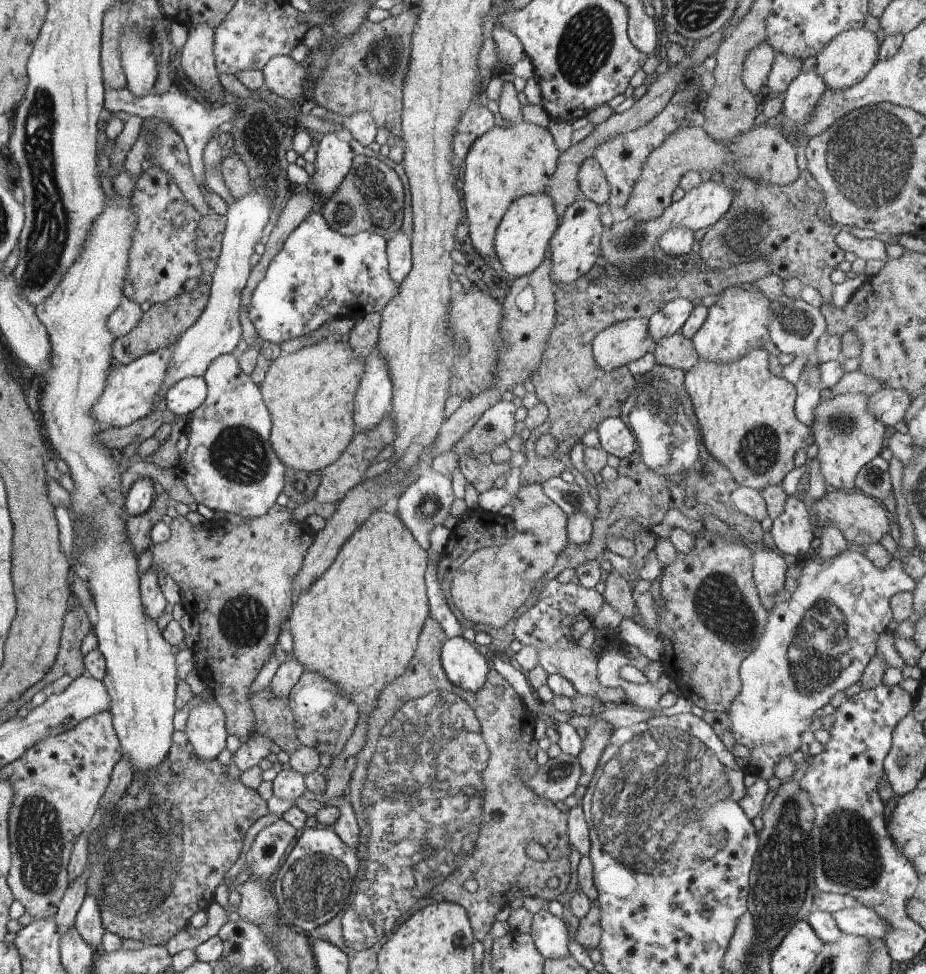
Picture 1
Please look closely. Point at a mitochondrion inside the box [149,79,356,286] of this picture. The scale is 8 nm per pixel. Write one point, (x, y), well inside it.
(259, 146)

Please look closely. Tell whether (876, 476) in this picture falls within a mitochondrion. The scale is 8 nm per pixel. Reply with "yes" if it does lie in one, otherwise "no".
no

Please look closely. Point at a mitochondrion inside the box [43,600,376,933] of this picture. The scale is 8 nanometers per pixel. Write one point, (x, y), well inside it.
(137, 876)

